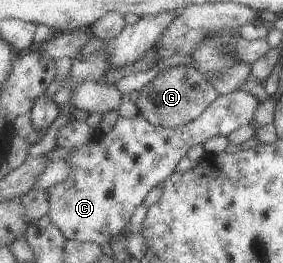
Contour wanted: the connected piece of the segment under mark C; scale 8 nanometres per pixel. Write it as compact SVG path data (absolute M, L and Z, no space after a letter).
M234 91L222 94L194 121L186 123L184 127L166 128L150 123L148 119L137 112L132 117L119 117L108 133L99 133L97 139L84 143L68 152L66 161L72 165L72 175L54 187L48 187L47 214L52 223L64 233L67 240L80 243L94 243L104 245L109 243L115 235L124 234L128 222L134 211L138 209L148 193L160 183L166 182L176 171L178 163L186 157L186 153L195 145L204 144L214 136L228 136L240 127L247 125L256 117L260 101L246 91Z

